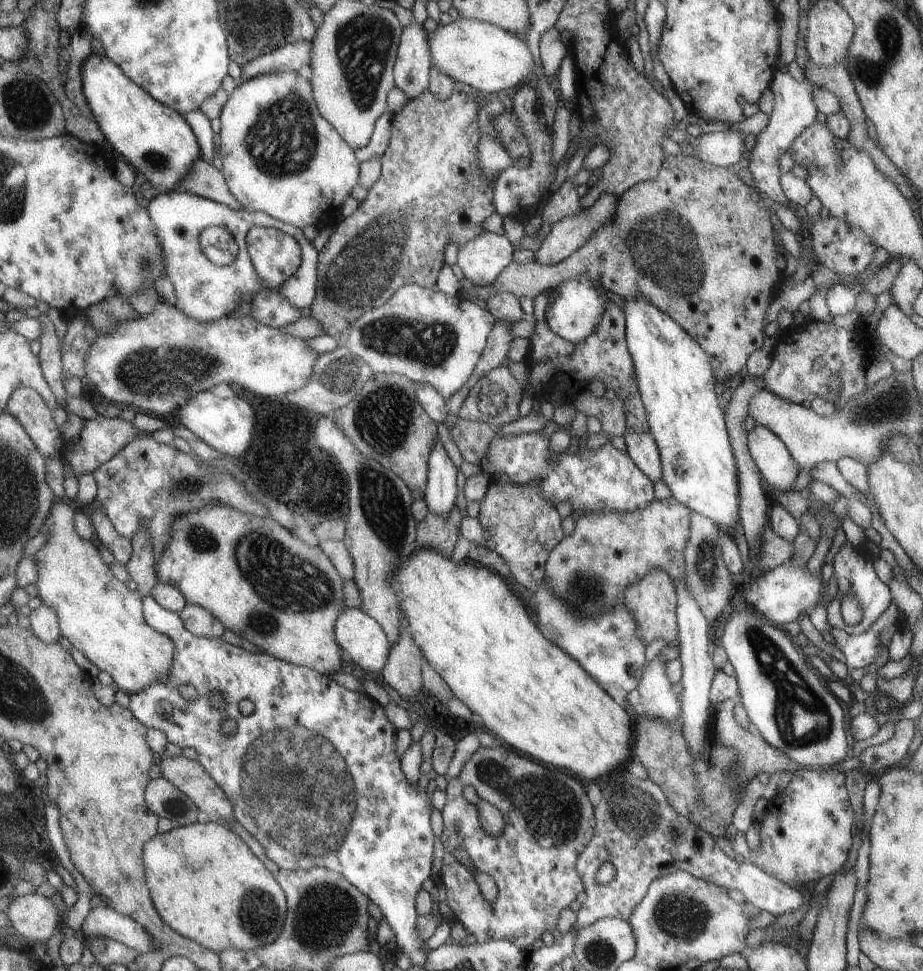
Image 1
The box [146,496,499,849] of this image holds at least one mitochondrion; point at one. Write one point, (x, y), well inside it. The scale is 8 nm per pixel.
(281, 576)

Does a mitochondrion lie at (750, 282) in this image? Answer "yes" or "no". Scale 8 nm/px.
no

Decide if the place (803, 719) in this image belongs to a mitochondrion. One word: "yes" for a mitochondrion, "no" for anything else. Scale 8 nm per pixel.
yes

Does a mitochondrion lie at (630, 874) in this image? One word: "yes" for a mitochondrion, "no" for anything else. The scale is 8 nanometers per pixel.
no

